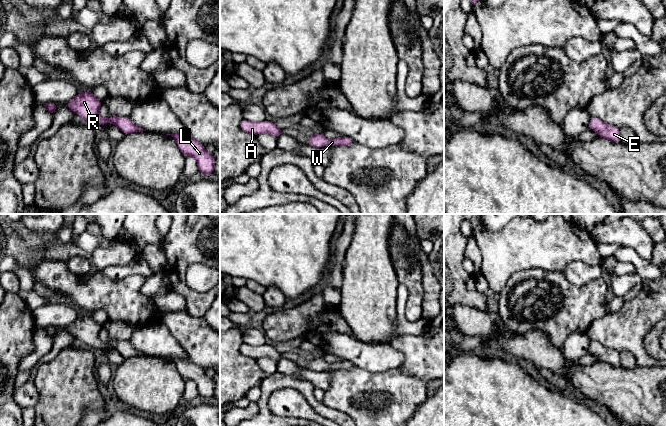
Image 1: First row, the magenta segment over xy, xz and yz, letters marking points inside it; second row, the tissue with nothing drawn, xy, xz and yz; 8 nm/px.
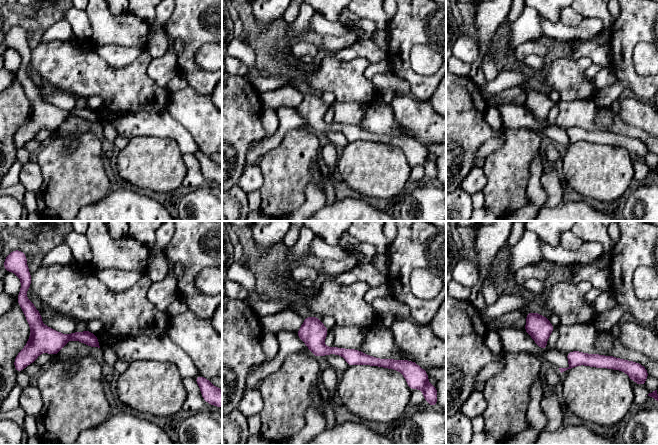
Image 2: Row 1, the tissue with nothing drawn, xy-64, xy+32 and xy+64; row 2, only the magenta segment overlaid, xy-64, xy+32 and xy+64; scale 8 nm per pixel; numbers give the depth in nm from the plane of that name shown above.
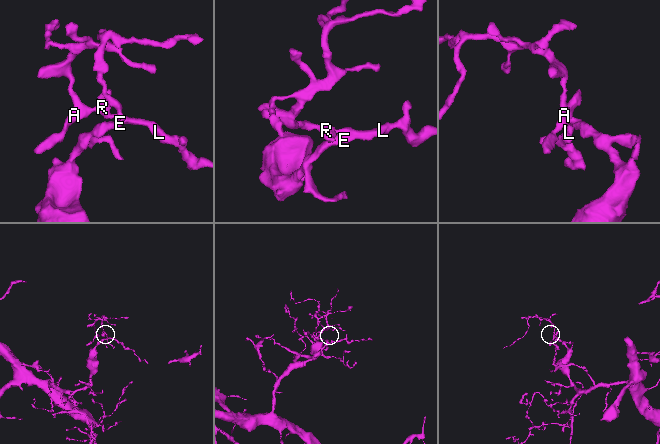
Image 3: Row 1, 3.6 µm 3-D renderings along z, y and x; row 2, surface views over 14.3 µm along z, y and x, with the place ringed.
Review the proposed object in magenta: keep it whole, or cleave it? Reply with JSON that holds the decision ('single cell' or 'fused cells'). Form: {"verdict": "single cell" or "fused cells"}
{"verdict": "single cell"}

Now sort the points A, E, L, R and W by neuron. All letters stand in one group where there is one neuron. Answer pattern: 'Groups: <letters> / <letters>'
Groups: A E L R W

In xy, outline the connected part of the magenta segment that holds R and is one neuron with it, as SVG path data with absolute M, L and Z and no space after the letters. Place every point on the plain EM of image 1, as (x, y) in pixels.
M89 314L83 317L78 317L72 324L66 327L66 330L75 338L80 339L93 349L104 350L106 347L112 347L119 351L125 359L146 355L135 349L128 341L111 339L109 343L104 343L99 337L102 327L103 325L98 324L93 319L92 314Z

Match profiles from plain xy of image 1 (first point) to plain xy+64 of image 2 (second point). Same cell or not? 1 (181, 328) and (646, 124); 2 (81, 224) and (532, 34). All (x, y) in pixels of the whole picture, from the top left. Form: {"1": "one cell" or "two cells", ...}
{"1": "one cell", "2": "one cell"}

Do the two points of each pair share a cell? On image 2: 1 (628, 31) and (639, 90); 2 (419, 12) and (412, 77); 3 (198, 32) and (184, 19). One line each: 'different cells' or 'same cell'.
1: same cell
2: same cell
3: same cell

